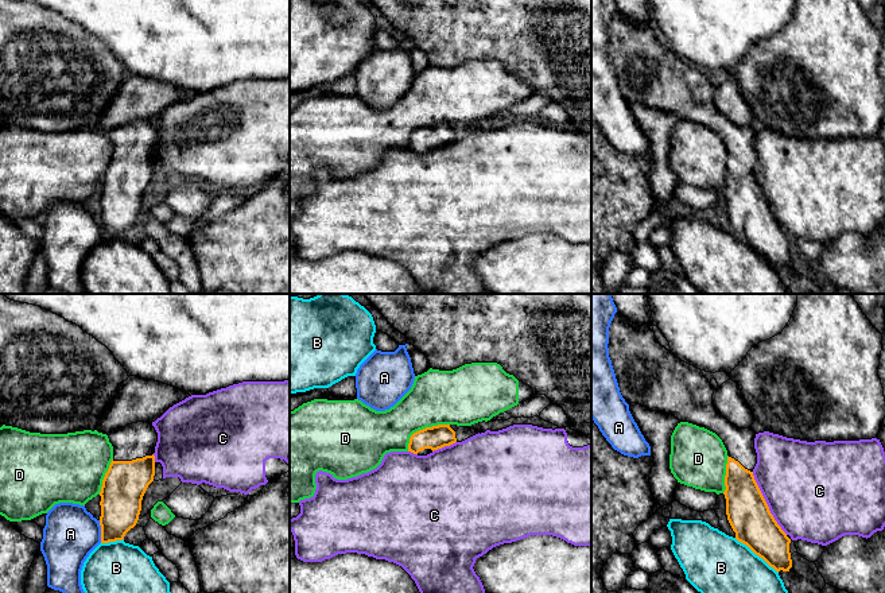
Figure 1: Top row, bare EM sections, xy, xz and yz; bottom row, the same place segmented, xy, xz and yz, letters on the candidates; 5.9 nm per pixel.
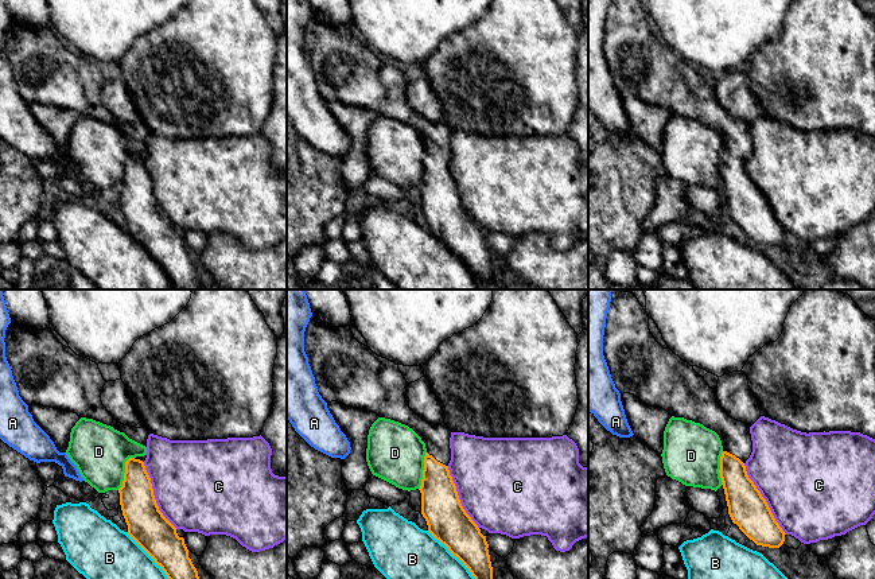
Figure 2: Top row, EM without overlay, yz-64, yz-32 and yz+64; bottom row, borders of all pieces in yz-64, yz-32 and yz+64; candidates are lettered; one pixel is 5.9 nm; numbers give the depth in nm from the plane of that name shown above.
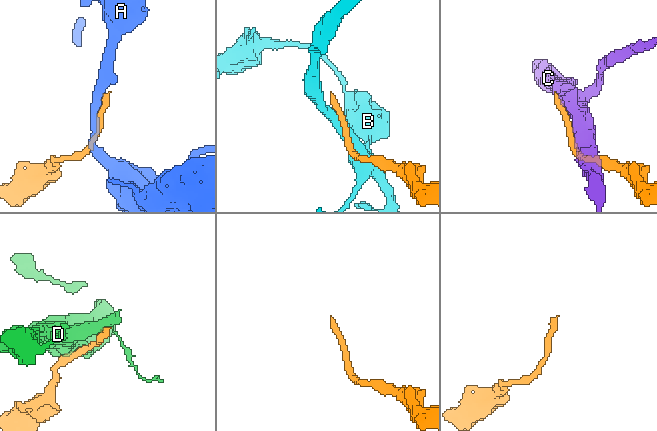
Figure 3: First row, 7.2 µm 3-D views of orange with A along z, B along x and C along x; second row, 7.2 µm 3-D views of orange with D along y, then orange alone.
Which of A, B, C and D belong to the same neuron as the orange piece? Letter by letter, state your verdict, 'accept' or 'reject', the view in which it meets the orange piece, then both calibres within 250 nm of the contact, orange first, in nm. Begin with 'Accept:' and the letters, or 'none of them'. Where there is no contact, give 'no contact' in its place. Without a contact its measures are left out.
Accept: none of them
A: reject | xy | 240/320 nm
B: reject | yz | 260/360 nm
C: reject | yz | 260/480 nm
D: reject | xz | 140/320 nm

